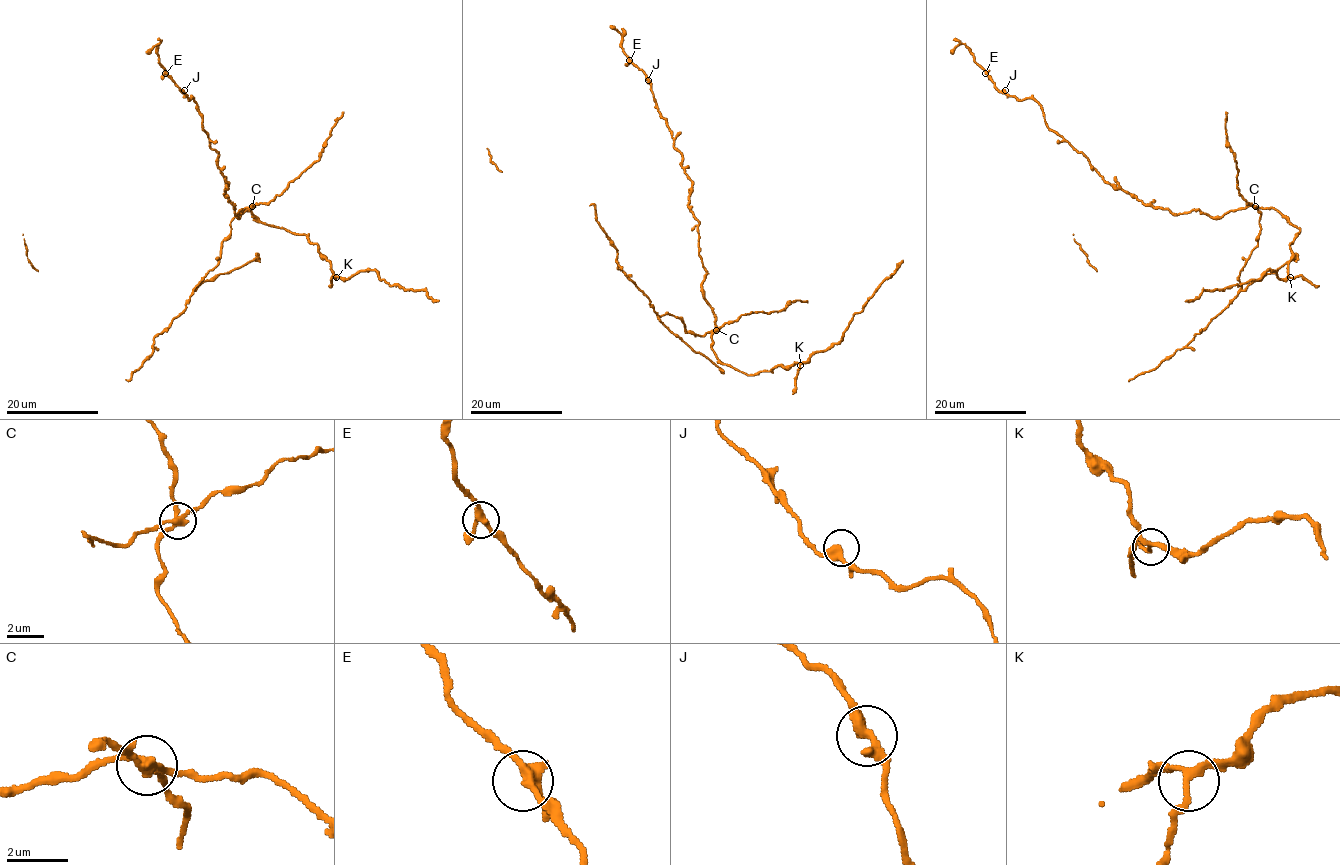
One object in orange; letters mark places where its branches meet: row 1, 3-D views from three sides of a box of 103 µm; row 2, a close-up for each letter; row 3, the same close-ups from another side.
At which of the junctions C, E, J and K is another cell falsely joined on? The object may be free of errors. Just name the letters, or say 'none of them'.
C

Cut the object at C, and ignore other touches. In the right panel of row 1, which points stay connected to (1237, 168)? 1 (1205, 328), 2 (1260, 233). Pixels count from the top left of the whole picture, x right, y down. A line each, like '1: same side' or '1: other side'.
1: same side
2: same side

